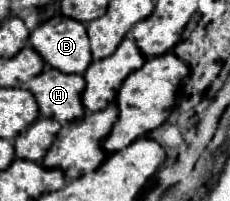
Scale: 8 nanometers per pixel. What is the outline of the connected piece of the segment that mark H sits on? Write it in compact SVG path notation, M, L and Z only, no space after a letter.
M45 66L43 72L27 80L25 86L33 92L39 114L45 118L69 122L79 118L83 112L79 98L85 88L85 80L81 74L63 74Z

